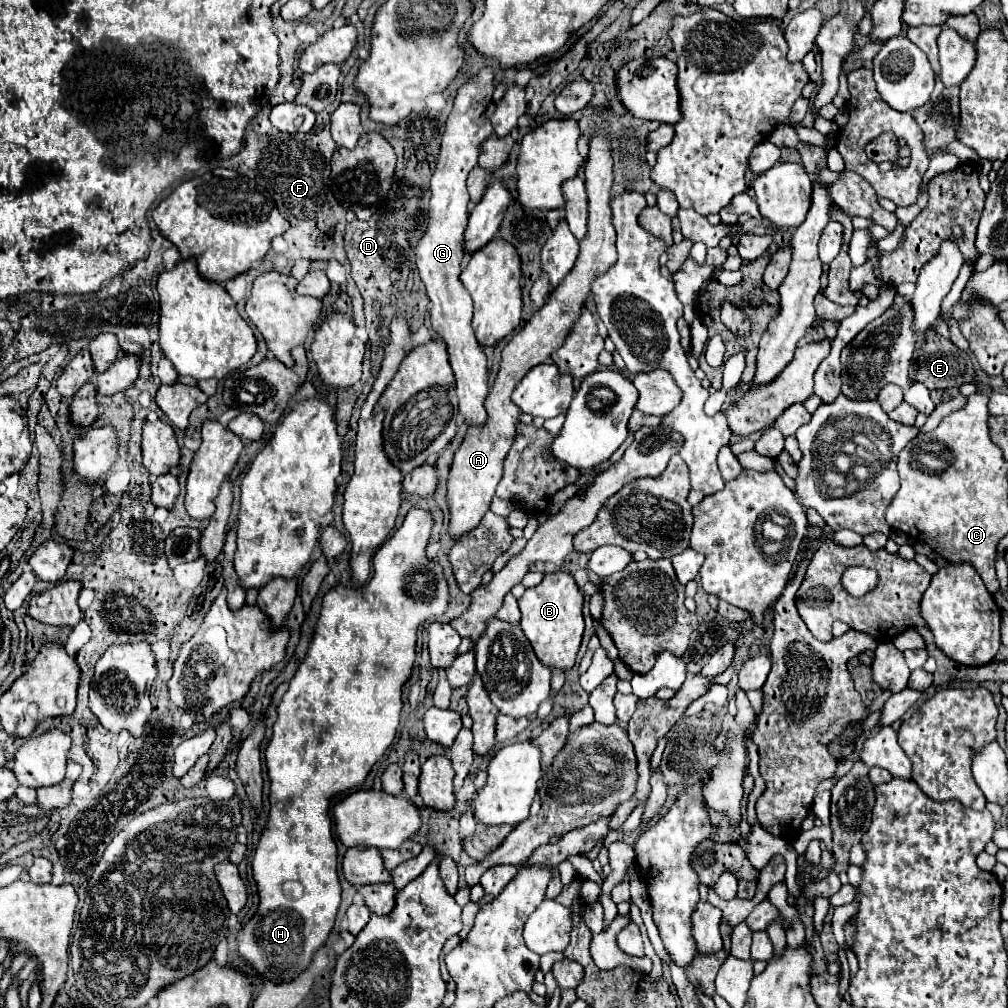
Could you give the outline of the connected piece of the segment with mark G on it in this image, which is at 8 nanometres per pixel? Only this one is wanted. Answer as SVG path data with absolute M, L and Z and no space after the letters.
M489 68L481 70L477 78L463 84L457 92L455 106L447 118L439 160L431 178L431 200L429 200L429 218L423 236L415 246L415 264L419 270L419 278L427 288L427 296L431 300L431 322L437 330L439 338L445 340L449 362L457 380L457 396L459 396L459 412L463 422L471 428L483 428L487 422L485 400L489 394L489 368L483 346L475 338L471 330L471 314L473 302L467 294L465 286L459 280L463 264L467 260L465 250L465 230L469 220L469 192L465 188L467 174L473 170L479 158L479 146L493 134L489 114L493 114L493 72Z

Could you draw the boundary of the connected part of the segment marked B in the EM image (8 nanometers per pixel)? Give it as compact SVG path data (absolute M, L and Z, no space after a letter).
M563 570L545 574L539 586L525 590L519 598L519 608L521 628L527 634L537 658L551 668L573 668L583 638L583 592L575 584L573 576Z

